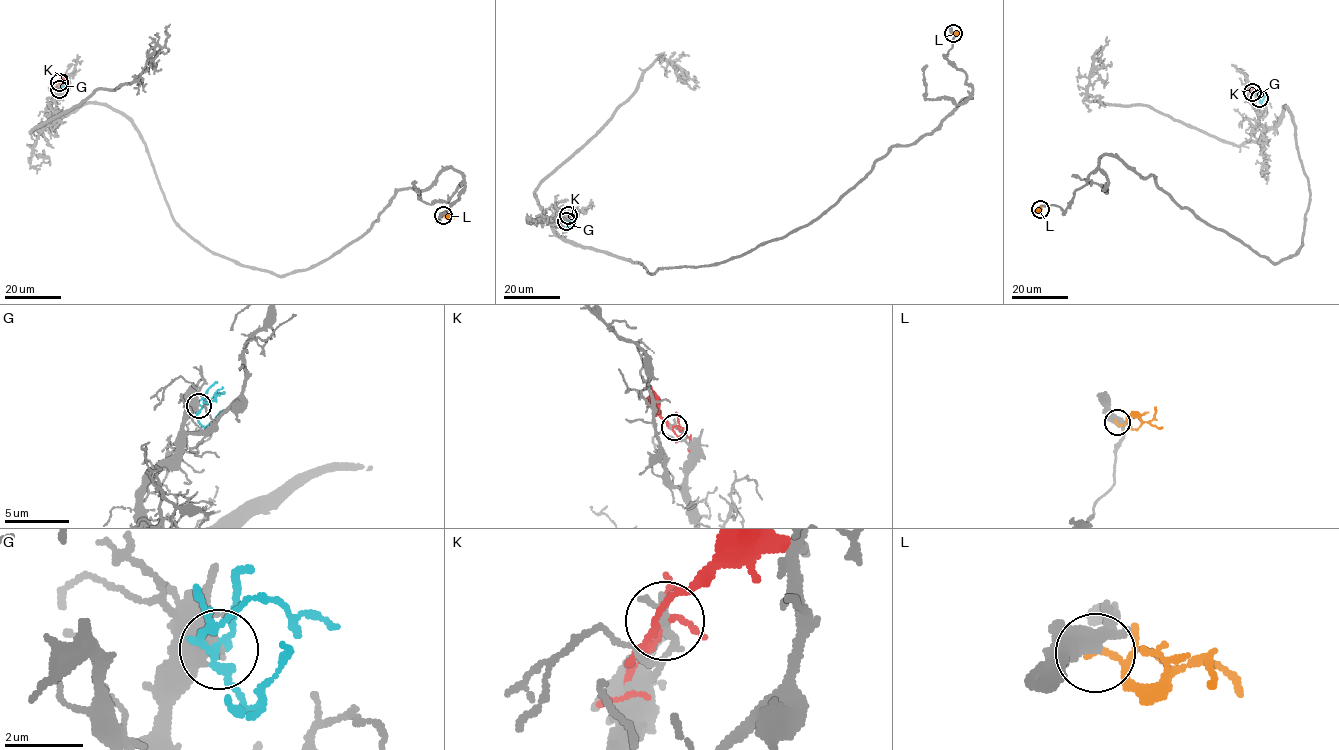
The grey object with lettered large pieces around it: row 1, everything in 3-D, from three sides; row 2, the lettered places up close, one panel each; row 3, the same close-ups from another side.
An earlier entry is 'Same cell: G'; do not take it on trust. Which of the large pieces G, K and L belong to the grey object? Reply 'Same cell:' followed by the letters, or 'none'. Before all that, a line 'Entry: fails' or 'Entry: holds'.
Entry: holds
Same cell: G

